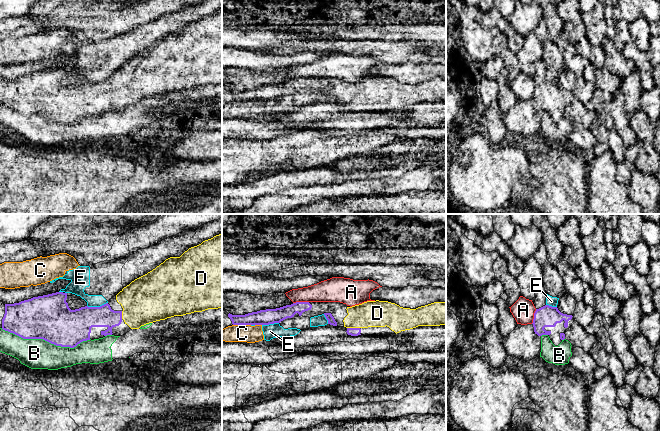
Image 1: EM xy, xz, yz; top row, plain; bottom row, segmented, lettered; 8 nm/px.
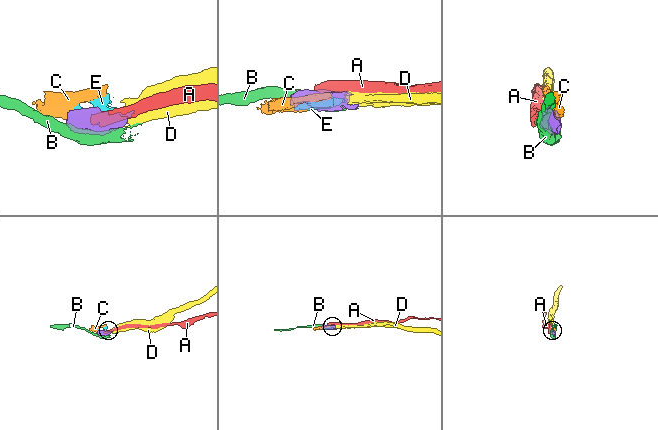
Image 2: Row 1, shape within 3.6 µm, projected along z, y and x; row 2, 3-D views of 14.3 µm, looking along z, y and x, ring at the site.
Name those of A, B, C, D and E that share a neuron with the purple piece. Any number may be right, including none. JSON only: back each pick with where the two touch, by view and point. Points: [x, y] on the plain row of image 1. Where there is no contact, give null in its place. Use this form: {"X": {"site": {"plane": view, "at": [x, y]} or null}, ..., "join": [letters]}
{"D": {"site": {"plane": "xz", "at": [353, 104]}}, "join": ["D"]}

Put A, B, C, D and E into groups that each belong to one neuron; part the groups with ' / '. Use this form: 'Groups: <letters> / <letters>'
Groups: A / B / C E / D

